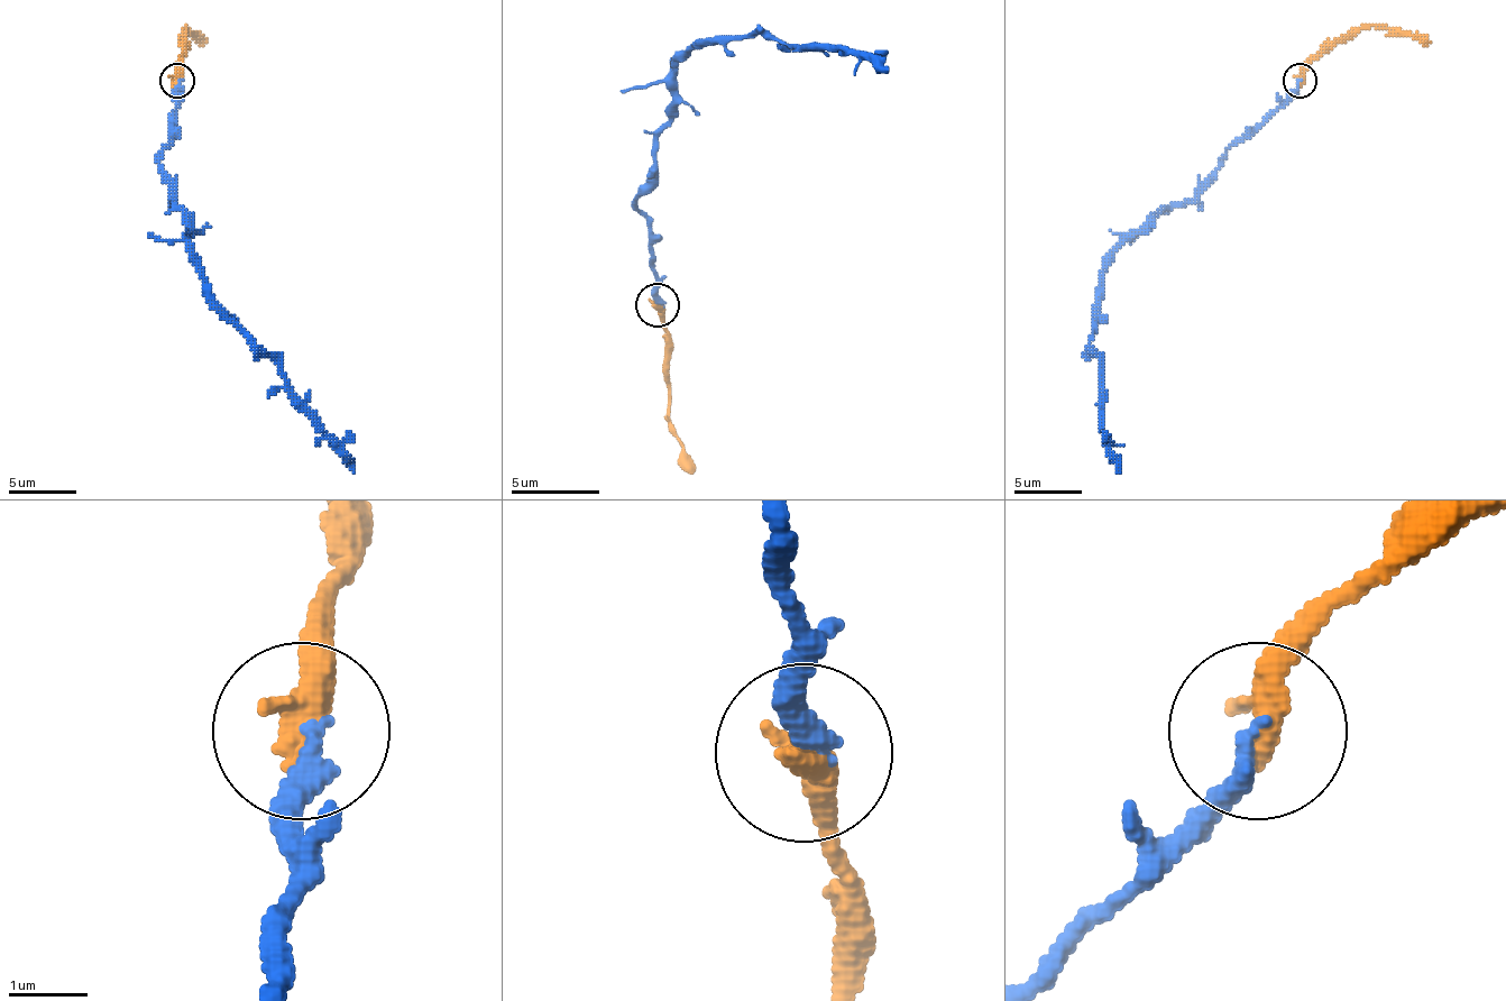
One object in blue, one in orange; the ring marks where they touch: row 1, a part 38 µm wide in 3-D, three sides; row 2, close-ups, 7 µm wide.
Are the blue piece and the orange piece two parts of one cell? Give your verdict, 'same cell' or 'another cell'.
same cell

